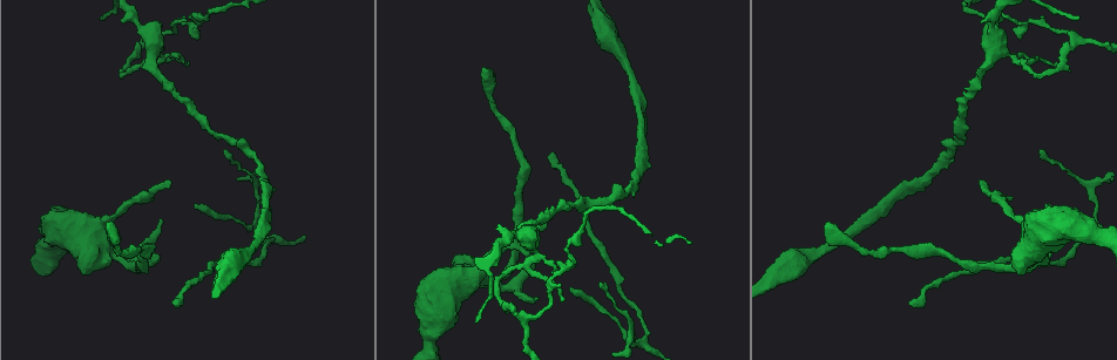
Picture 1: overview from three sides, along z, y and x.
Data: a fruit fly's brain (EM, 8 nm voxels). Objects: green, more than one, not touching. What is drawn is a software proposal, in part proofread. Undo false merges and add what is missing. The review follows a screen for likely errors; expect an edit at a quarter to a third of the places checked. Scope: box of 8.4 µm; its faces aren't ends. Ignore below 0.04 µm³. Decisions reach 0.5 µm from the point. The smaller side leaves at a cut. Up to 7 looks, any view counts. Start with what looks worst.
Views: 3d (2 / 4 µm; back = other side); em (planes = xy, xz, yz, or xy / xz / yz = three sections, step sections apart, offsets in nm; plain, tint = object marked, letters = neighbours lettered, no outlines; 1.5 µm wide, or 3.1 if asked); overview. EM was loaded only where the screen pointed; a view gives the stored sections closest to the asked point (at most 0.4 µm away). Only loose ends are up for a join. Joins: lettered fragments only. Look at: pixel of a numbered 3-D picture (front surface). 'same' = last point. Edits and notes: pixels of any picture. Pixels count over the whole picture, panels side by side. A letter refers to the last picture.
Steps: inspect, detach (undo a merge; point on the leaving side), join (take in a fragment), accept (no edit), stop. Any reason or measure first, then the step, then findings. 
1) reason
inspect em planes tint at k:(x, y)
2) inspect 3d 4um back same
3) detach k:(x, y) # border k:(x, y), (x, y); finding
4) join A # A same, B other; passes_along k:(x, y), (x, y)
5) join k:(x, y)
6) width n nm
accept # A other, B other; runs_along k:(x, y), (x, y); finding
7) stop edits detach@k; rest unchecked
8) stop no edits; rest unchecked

free end
inspect em planes letters at 1:(169, 183)

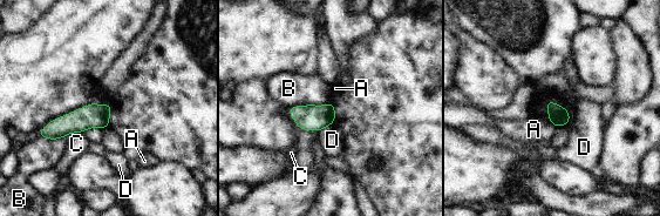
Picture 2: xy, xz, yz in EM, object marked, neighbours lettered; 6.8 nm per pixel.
longest_contact B 280 nm
accept # A other, B other, C other, D other; runs_along 2:(108, 107), (97, 115), (41, 133); none of them fits

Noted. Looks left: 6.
an open end
inspect em planes letters at 1:(1077, 18)

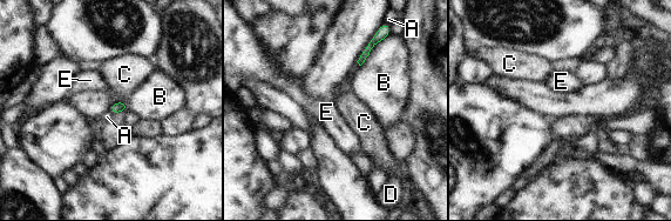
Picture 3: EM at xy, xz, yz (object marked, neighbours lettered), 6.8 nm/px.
accept # A other, B other, C other, D other, E other; border 3:(108, 111), (113, 115); no lettered fragment goes on from it

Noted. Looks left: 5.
thick turns thin
inspect 3d 4um at 1:(110, 217)

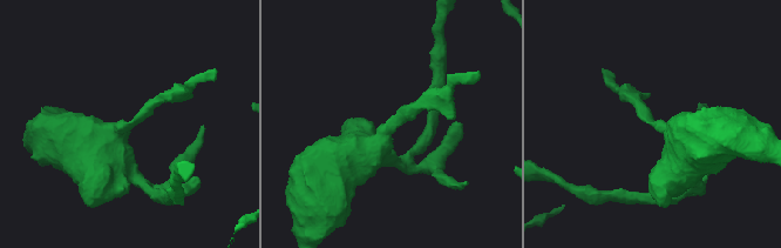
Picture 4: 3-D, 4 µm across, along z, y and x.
now the EM
inspect em xy step 4 letters at 4:(392, 126)

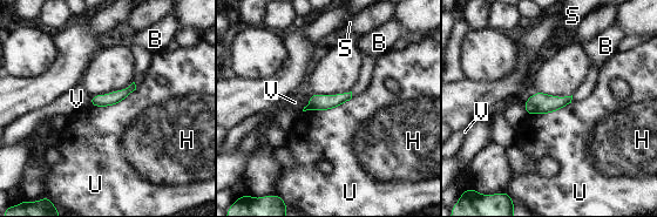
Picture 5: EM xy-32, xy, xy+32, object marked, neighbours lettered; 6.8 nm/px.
accept # B other, H other, S other, U other, V other; runs_along 5:(133, 87), (117, 96), (93, 102); all the same neuron

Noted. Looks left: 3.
stop no edits; rest unchecked

